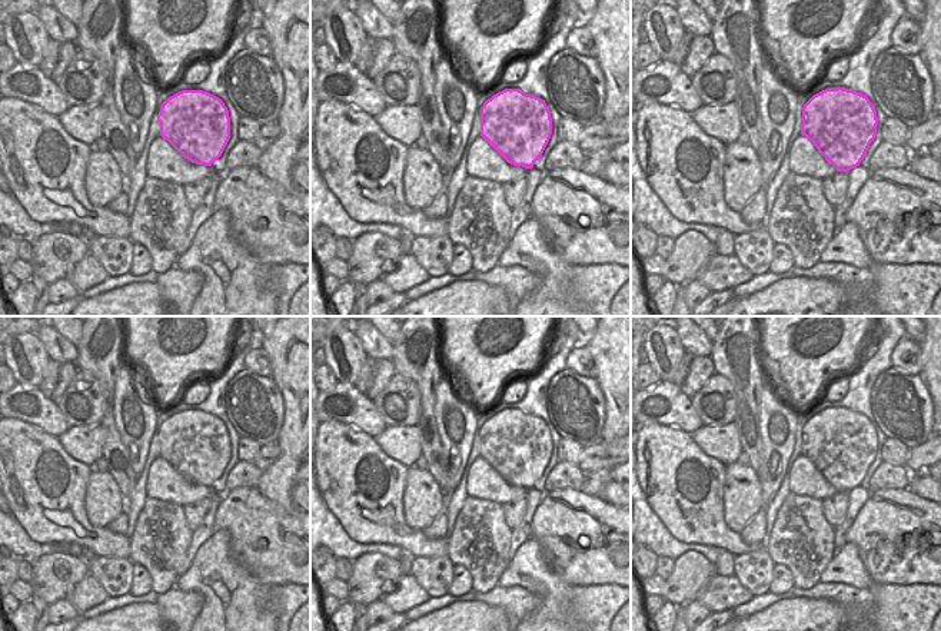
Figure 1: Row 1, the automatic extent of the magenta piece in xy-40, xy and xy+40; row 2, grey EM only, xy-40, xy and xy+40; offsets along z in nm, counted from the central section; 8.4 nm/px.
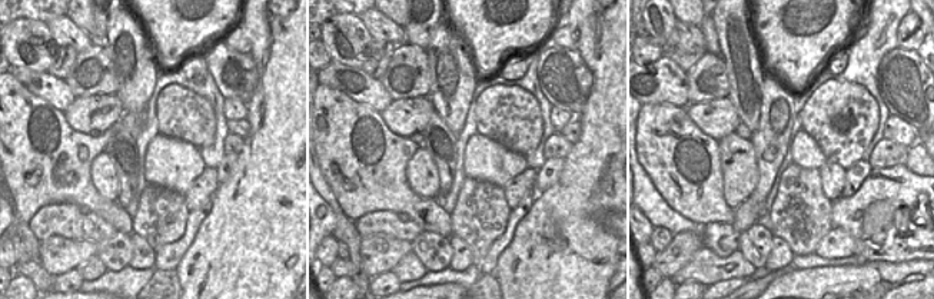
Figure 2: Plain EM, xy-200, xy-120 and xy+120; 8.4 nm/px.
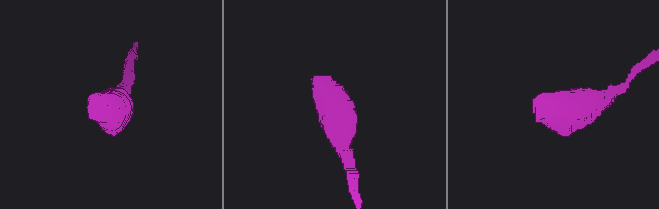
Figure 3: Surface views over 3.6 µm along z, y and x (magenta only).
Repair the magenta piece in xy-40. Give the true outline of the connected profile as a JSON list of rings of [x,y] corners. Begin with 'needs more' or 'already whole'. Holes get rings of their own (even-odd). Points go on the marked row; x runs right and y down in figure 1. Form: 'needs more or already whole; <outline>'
already whole; [[[203,90],[170,96],[157,114],[160,136],[184,159],[212,166],[230,139],[229,110],[222,99]]]

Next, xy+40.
already whole; [[[837,87],[814,94],[802,107],[801,134],[837,172],[859,166],[877,136],[877,112],[858,92]]]

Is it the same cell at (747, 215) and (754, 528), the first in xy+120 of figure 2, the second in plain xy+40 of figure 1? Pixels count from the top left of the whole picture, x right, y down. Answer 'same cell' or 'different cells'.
same cell

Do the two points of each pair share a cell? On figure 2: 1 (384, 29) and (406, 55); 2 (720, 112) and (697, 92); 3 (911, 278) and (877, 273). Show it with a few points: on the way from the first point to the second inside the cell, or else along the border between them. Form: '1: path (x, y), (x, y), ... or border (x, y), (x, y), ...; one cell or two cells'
1: border (396, 43), (406, 45); two cells
2: border (725, 96), (717, 100), (690, 103); two cells
3: path (903, 278), (886, 278); one cell

